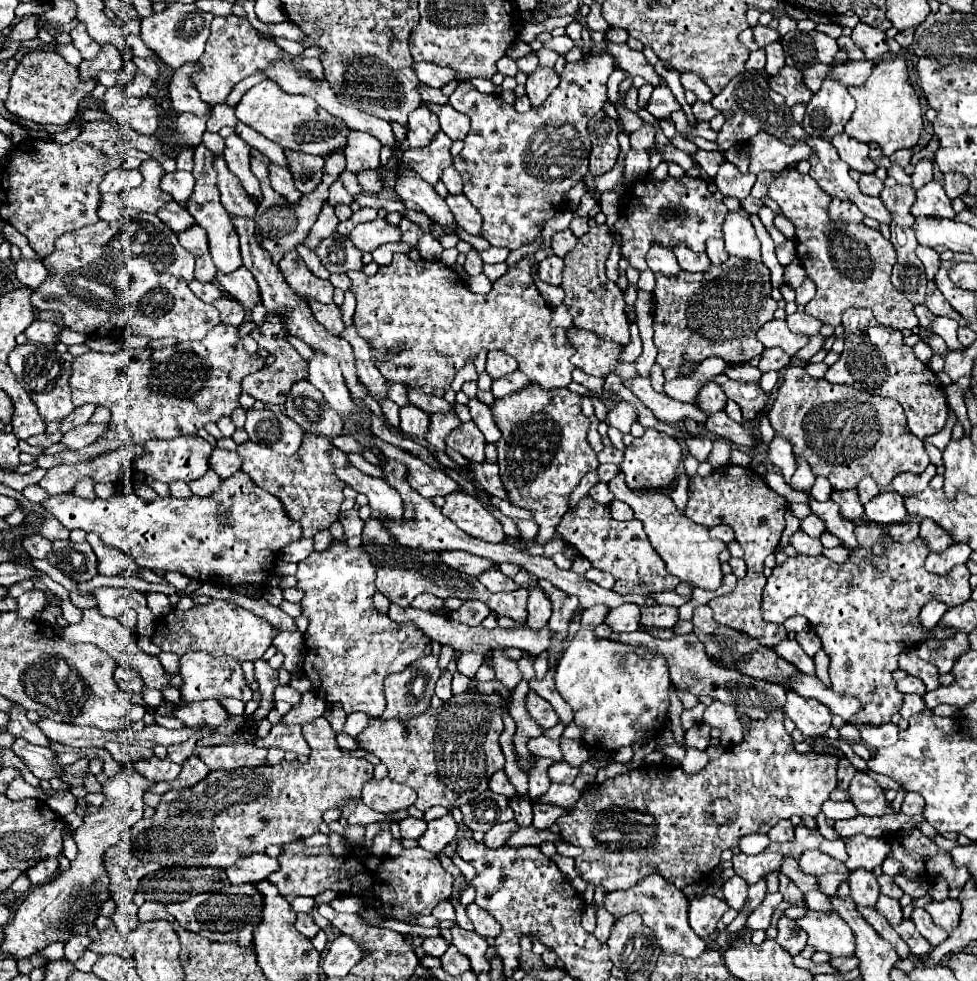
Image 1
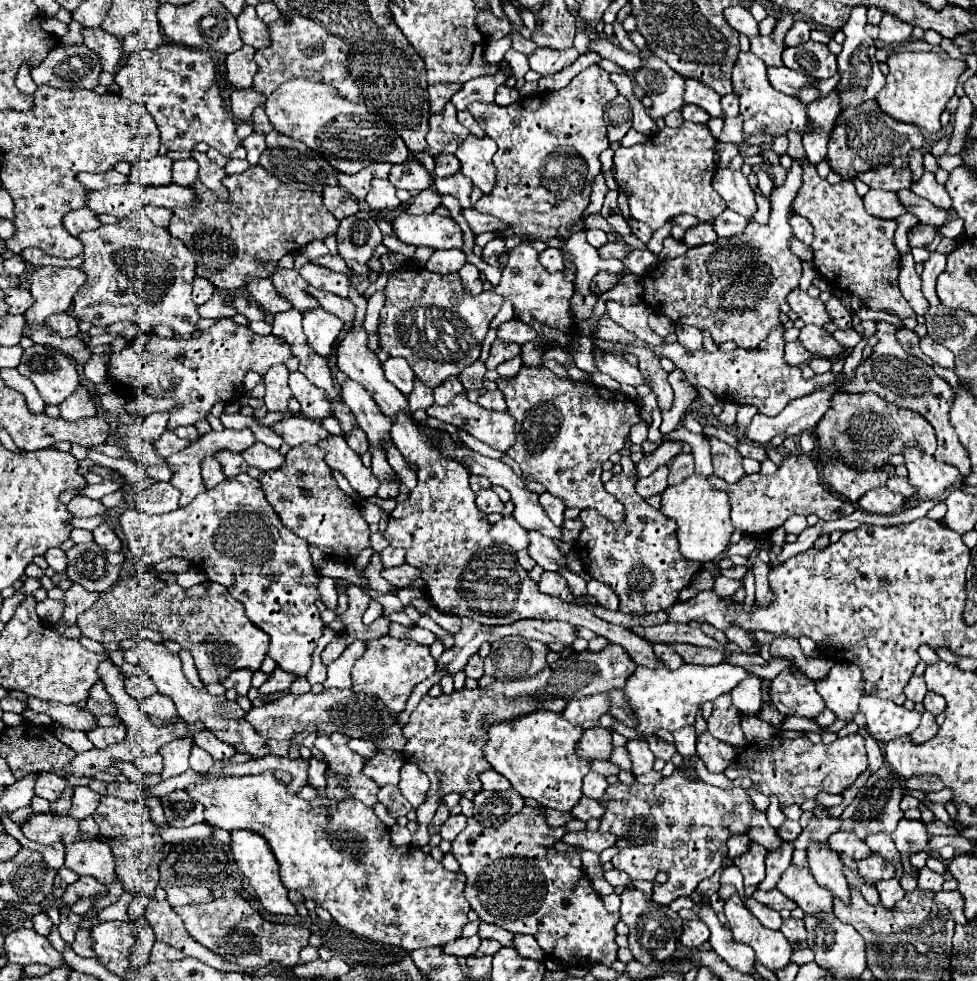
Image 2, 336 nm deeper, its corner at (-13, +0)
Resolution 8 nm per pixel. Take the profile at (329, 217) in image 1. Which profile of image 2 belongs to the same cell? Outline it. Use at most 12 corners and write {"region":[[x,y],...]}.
{"region":[[260,164],[226,176],[228,202],[174,210],[168,232],[220,290],[268,276],[340,222],[322,194]]}

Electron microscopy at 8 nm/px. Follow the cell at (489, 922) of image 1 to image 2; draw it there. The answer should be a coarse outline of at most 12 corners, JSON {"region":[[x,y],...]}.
{"region":[[514,936],[514,948],[532,960],[546,954],[532,936]]}

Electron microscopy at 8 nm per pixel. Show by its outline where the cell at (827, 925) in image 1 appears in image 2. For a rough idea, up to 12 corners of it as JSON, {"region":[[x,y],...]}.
{"region":[[790,866],[778,886],[804,914],[832,914],[832,894],[808,868]]}

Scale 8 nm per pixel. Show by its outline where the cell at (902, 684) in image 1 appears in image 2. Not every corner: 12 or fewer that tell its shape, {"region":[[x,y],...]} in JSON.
{"region":[[928,692],[924,708],[938,716],[946,702],[940,694]]}

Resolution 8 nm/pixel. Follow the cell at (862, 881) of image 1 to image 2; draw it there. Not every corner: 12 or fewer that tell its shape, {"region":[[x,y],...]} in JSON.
{"region":[[878,854],[858,862],[858,874],[870,886],[894,878],[892,866]]}

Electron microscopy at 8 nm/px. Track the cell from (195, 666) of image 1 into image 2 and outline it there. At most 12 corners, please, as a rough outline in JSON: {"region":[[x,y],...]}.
{"region":[[234,670],[220,680],[226,688],[234,688],[238,696],[246,696],[252,680],[250,670]]}

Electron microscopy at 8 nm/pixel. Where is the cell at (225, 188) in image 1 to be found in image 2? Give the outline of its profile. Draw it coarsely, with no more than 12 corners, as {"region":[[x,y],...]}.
{"region":[[140,50],[114,78],[168,150],[240,146],[208,52]]}

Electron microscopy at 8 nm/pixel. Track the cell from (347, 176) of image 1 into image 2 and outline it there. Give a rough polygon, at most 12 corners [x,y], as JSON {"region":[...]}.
{"region":[[372,180],[366,202],[378,210],[402,204],[388,180]]}

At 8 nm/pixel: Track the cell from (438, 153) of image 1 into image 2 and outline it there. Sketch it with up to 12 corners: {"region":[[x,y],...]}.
{"region":[[452,102],[430,116],[428,152],[454,154],[470,132]]}

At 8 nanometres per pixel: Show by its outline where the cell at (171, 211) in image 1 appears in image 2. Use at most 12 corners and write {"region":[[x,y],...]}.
{"region":[[144,206],[142,212],[162,228],[168,228],[172,210]]}

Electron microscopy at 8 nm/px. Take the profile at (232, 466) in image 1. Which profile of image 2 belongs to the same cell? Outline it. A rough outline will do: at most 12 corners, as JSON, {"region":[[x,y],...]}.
{"region":[[262,442],[242,452],[248,466],[262,472],[276,470],[284,462],[278,450]]}

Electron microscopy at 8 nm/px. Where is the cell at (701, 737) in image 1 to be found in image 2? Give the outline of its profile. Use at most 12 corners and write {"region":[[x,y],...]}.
{"region":[[728,694],[716,698],[708,732],[732,746],[744,744],[740,714]]}

